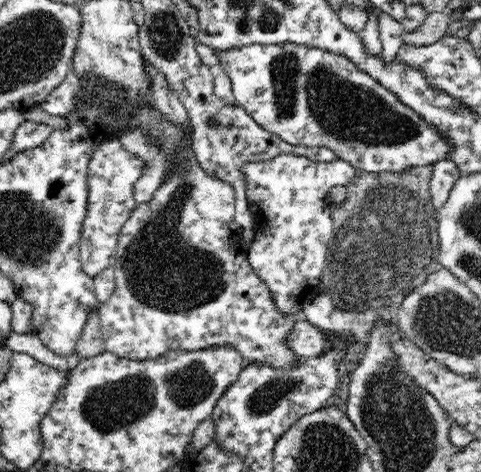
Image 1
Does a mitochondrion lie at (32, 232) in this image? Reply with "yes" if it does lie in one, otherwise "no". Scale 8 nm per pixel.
yes

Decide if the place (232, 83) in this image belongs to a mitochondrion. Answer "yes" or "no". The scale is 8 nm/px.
no

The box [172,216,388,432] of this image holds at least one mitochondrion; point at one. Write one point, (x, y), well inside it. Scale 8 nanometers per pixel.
(262, 401)

